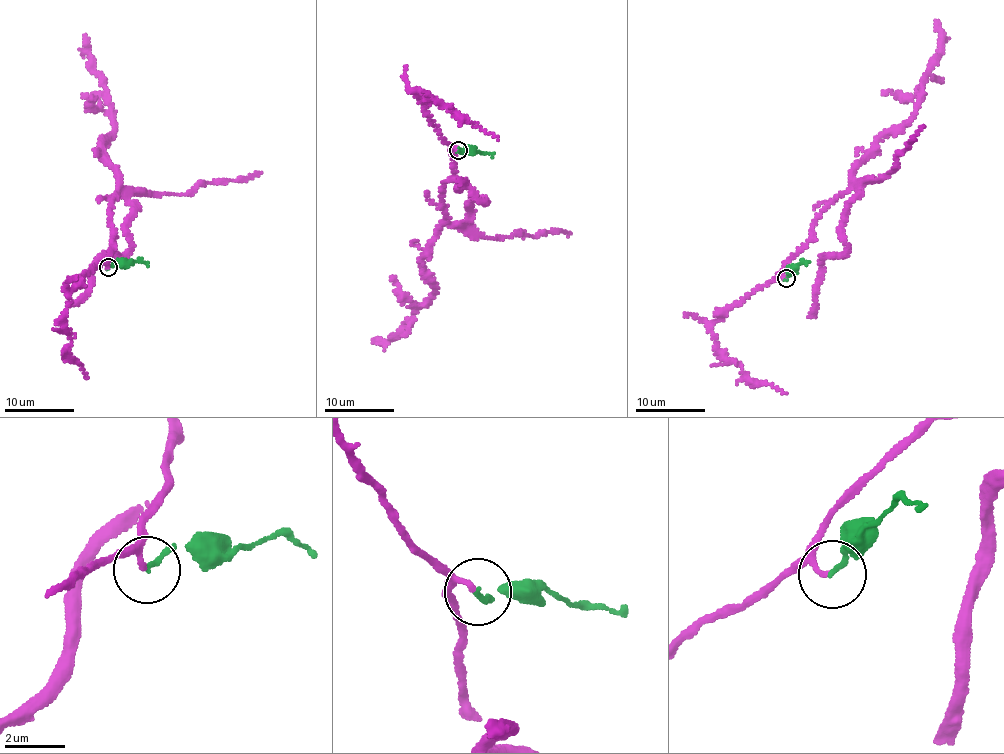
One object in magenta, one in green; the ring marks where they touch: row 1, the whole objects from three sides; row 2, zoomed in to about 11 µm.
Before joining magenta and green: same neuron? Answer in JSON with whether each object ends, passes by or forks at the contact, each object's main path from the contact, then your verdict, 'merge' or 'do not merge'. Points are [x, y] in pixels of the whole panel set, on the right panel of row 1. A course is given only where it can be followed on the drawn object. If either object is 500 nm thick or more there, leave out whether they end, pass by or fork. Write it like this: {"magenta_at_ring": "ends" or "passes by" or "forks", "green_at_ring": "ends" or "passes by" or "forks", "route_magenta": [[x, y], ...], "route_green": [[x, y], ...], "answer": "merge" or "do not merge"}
{"magenta_at_ring": "passes by", "green_at_ring": "ends", "route_magenta": [[786, 279], [781, 269], [810, 240], [820, 211], [850, 188], [877, 141], [914, 115], [940, 52], [936, 21]], "route_green": [[786, 279], [802, 260], [805, 264]], "answer": "merge"}

